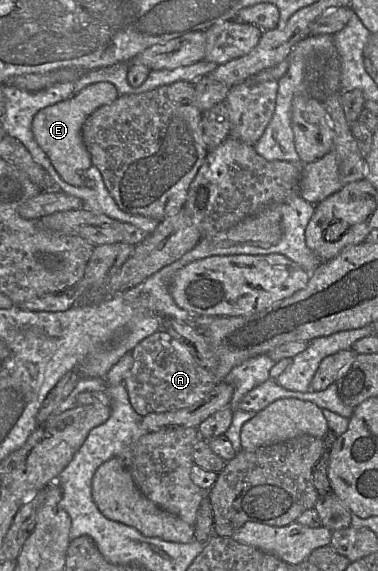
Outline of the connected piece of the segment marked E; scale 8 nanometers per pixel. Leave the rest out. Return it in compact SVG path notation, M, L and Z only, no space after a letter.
M98 82L85 87L65 101L41 109L34 116L31 126L34 138L66 183L75 187L86 185L84 175L92 166L92 159L82 138L82 126L95 110L111 104L118 96L117 89L112 83Z

